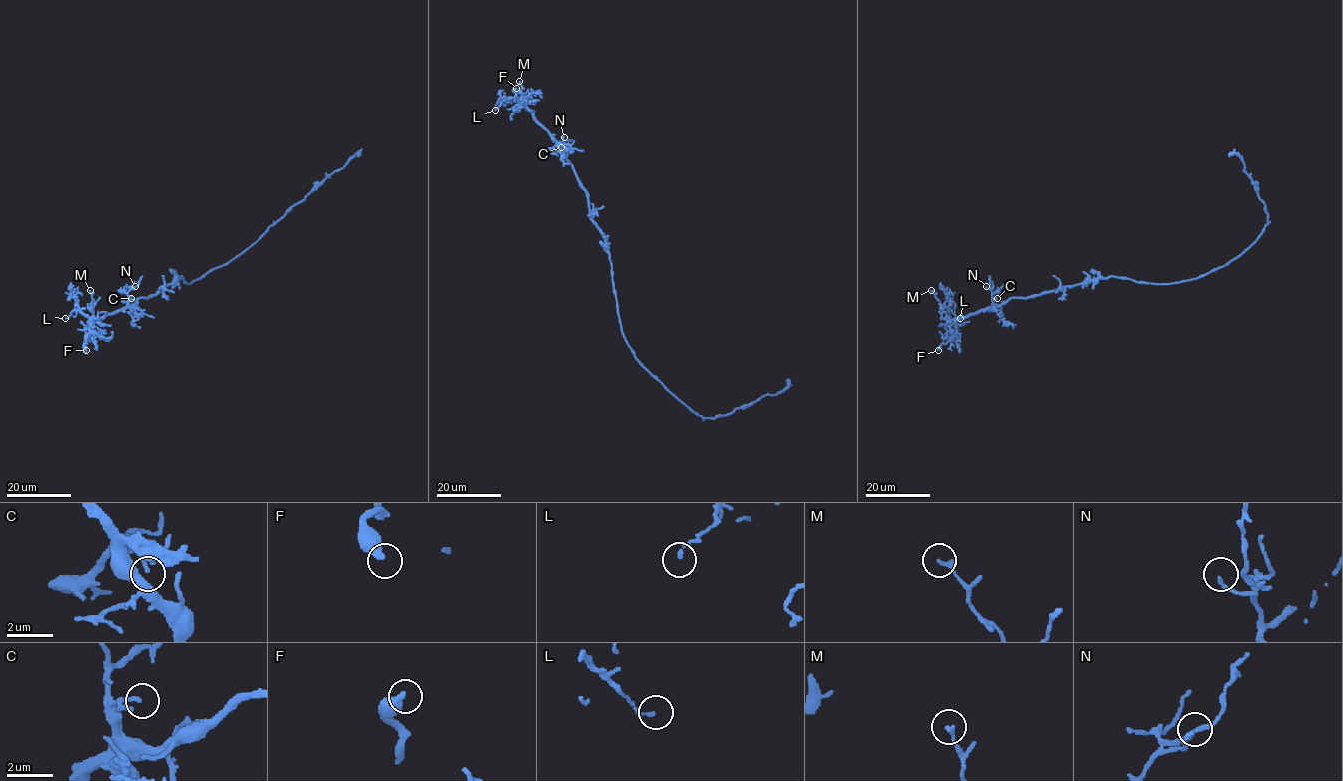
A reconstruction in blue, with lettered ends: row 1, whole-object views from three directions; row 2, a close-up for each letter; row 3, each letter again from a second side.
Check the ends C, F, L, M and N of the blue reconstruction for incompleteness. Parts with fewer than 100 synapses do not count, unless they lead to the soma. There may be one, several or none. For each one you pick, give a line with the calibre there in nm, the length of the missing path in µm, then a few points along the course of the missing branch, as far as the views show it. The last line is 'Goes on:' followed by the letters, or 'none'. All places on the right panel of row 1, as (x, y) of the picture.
F: Thickness 400 nm. Missing length about 60 µm
Goes on: F

